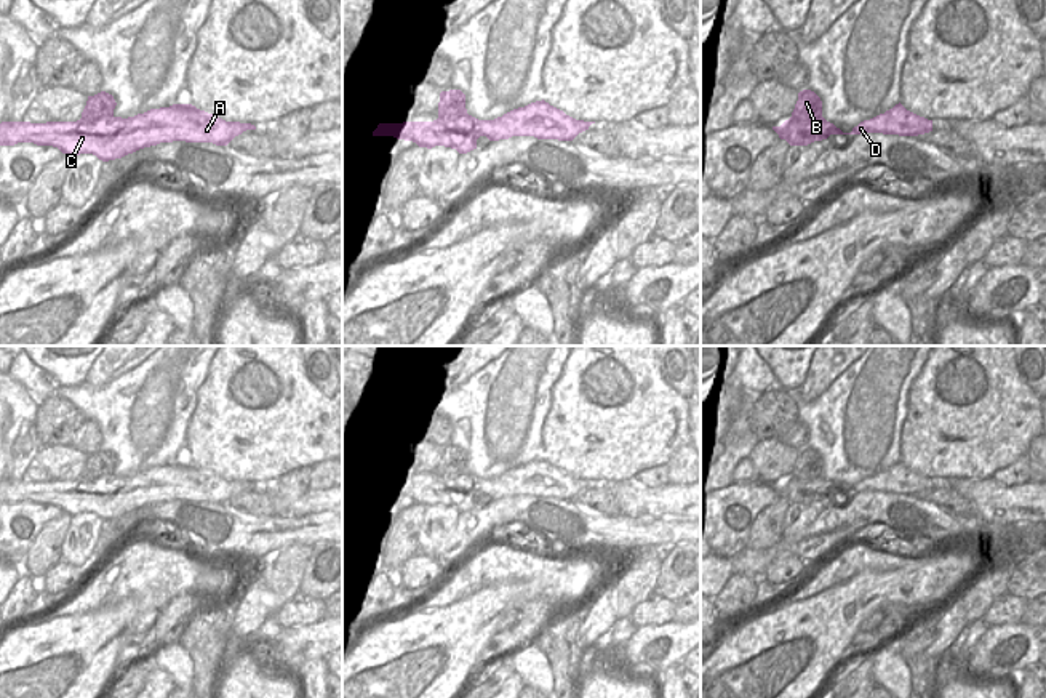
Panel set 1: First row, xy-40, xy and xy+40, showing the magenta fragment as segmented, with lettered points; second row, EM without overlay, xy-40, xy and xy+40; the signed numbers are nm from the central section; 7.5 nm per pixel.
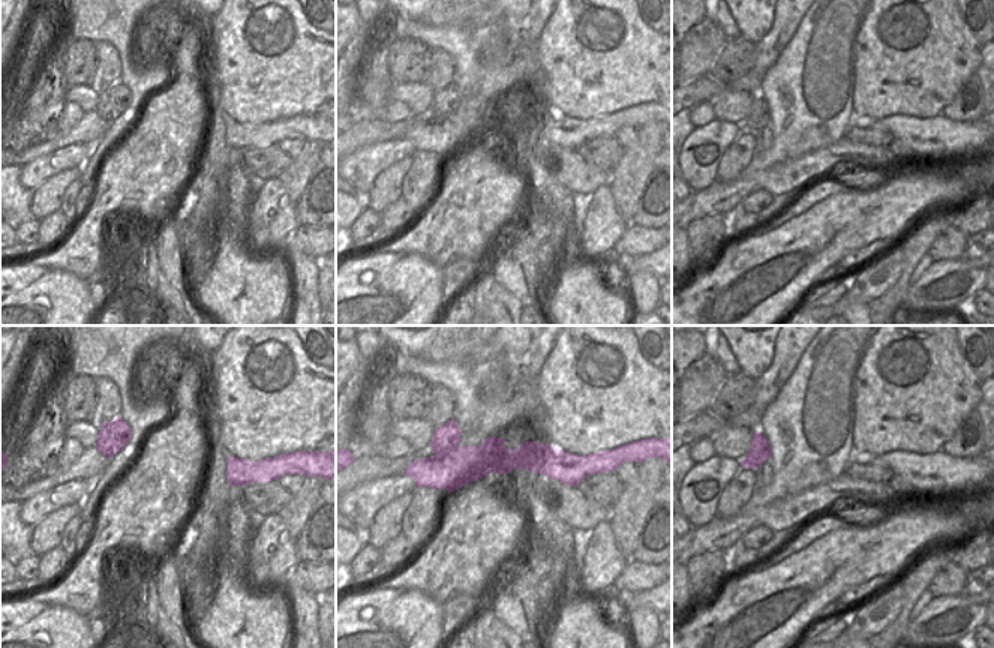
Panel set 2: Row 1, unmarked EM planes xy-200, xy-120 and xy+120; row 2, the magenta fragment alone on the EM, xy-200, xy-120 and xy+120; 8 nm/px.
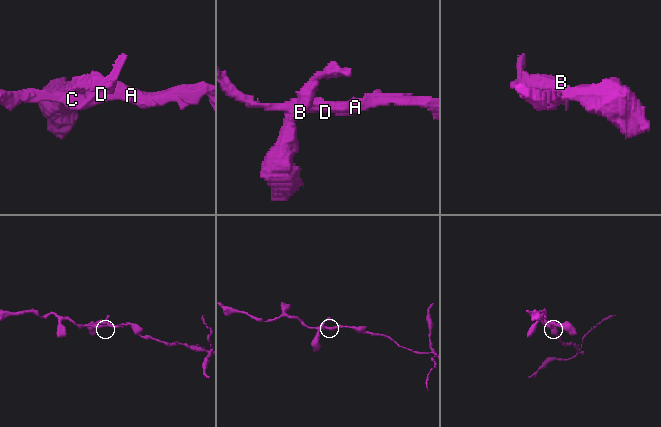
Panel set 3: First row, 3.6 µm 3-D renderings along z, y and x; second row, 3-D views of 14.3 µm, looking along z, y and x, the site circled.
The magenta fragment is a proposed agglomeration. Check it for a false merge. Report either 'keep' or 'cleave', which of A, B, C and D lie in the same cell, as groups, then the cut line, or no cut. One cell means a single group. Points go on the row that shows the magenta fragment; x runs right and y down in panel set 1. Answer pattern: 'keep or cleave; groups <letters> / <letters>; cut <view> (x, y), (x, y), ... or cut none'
cleave; groups A C D / B; cut xy-40 (112, 114), (95, 120), (80, 119)

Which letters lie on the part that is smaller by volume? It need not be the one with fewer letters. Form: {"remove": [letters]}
{"remove": ["B"]}

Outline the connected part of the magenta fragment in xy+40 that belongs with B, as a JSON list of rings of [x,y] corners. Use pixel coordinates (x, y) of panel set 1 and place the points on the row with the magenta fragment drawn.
[[[811,90],[800,91],[798,101],[790,118],[793,118],[798,123],[809,123],[819,120],[820,117],[822,117],[820,98]]]

